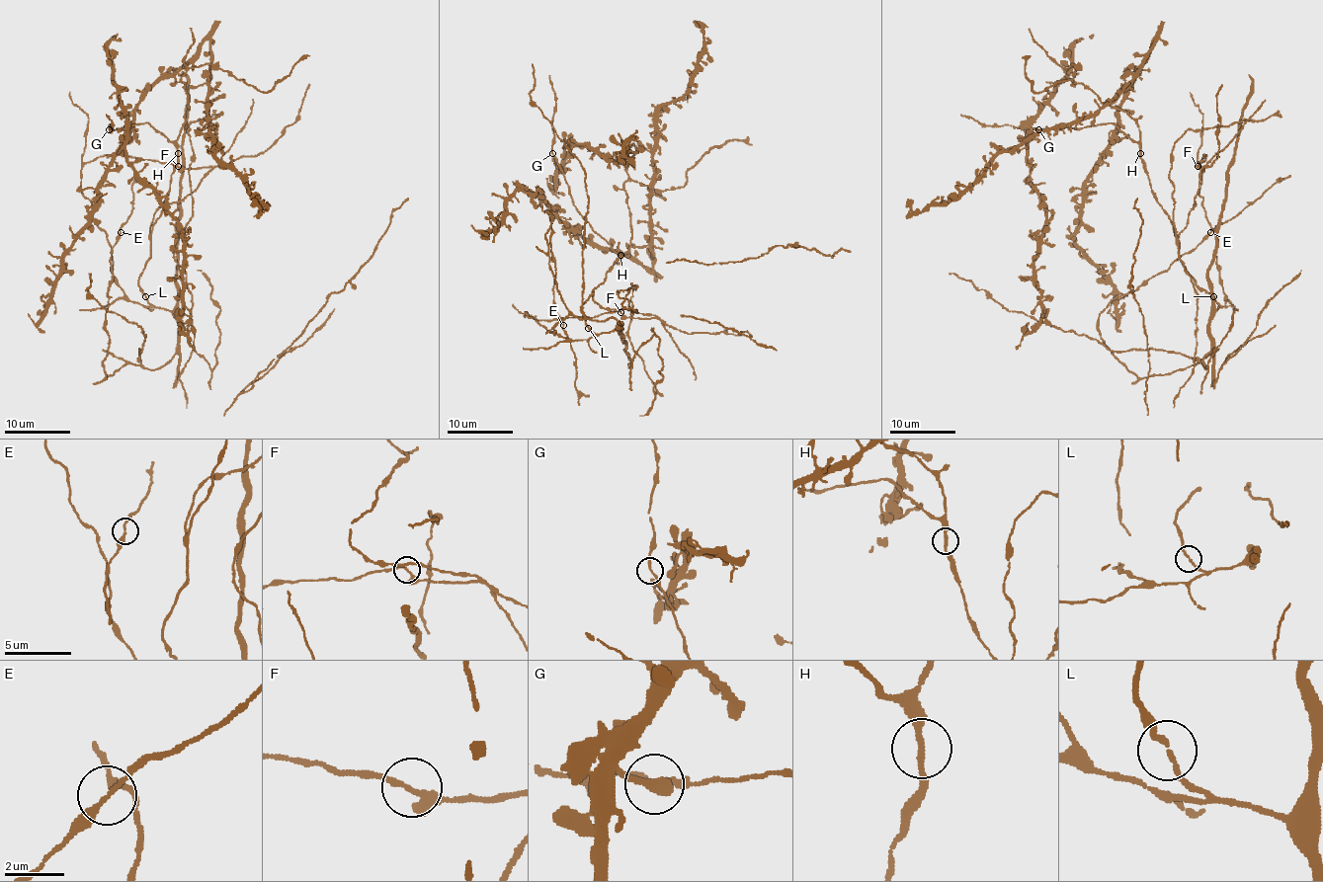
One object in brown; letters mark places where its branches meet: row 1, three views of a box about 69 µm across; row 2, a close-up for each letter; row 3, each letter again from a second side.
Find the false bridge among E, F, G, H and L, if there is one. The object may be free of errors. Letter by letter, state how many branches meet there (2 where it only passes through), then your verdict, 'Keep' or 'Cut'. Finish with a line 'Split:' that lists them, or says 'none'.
E: Branches: 2. Keep
F: Branches: 2. Keep
G: Branches: 2. Keep
H: Branches: 2. Keep
L: Branches: 2. Keep
Split: none

